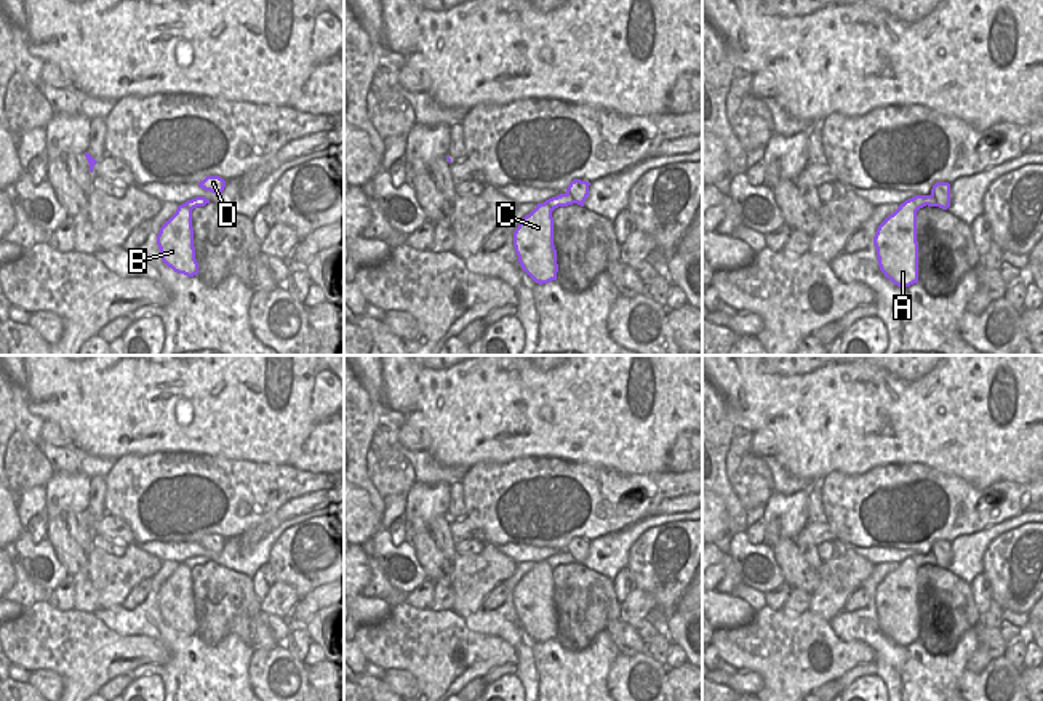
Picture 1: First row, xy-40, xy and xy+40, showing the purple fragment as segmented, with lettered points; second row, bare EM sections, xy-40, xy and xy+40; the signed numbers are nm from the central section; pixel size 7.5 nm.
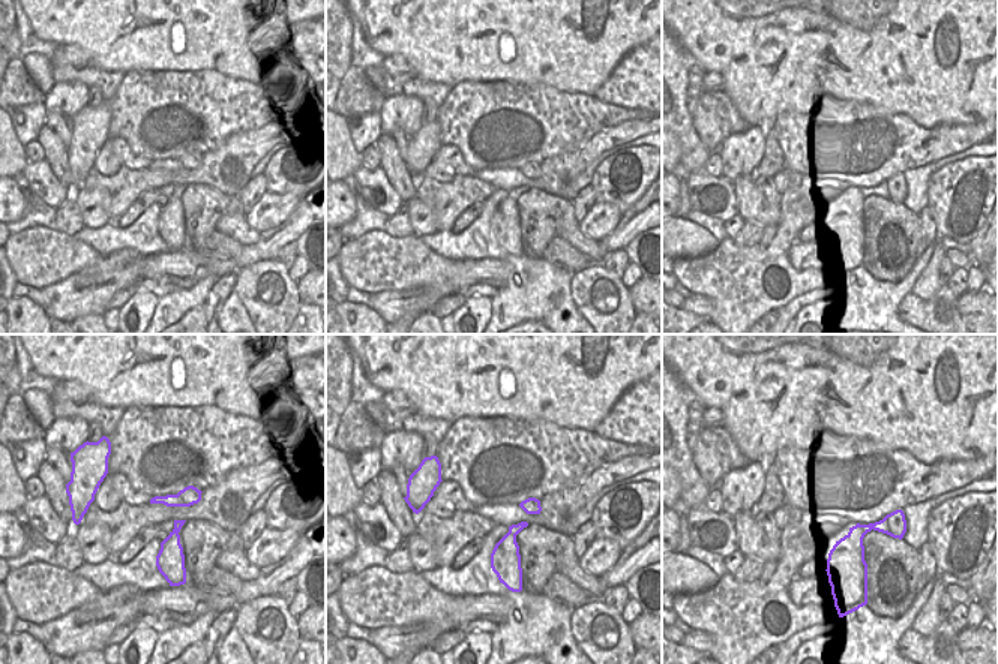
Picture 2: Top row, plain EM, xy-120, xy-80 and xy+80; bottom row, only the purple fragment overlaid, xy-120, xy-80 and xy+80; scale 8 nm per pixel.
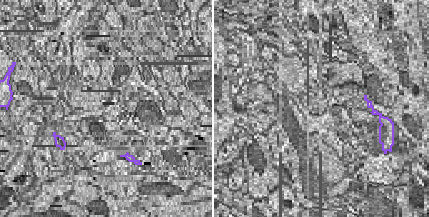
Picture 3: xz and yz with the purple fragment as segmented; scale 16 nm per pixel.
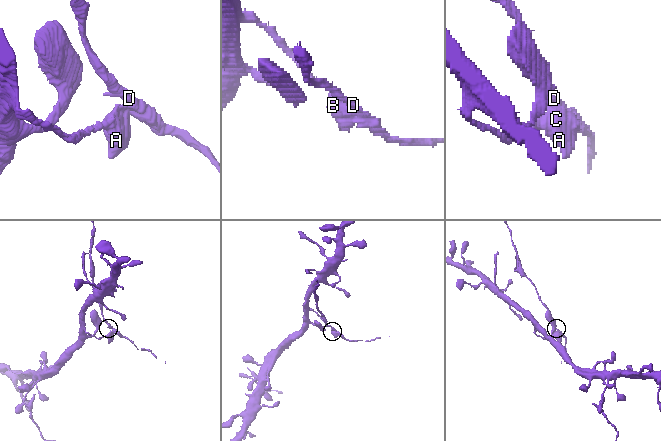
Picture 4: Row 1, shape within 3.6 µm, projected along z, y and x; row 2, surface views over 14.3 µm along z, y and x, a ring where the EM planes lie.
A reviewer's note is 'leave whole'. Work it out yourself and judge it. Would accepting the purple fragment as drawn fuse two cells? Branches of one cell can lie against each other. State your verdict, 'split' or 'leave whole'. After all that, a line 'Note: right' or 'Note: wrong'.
split
Note: wrong

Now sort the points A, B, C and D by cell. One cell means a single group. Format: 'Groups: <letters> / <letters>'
Groups: A B C / D

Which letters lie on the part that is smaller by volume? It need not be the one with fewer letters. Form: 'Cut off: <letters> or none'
Cut off: D

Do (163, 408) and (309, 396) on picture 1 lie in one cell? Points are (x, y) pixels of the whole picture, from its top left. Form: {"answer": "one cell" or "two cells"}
{"answer": "one cell"}

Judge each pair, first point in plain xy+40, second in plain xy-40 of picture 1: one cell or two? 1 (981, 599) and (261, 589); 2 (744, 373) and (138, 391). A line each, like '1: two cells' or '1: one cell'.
1: one cell
2: one cell

